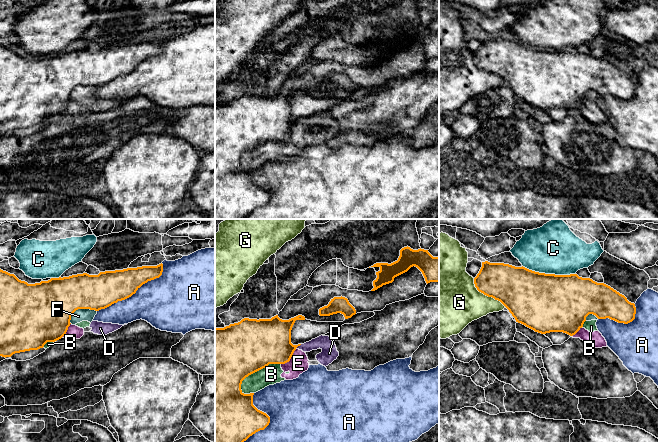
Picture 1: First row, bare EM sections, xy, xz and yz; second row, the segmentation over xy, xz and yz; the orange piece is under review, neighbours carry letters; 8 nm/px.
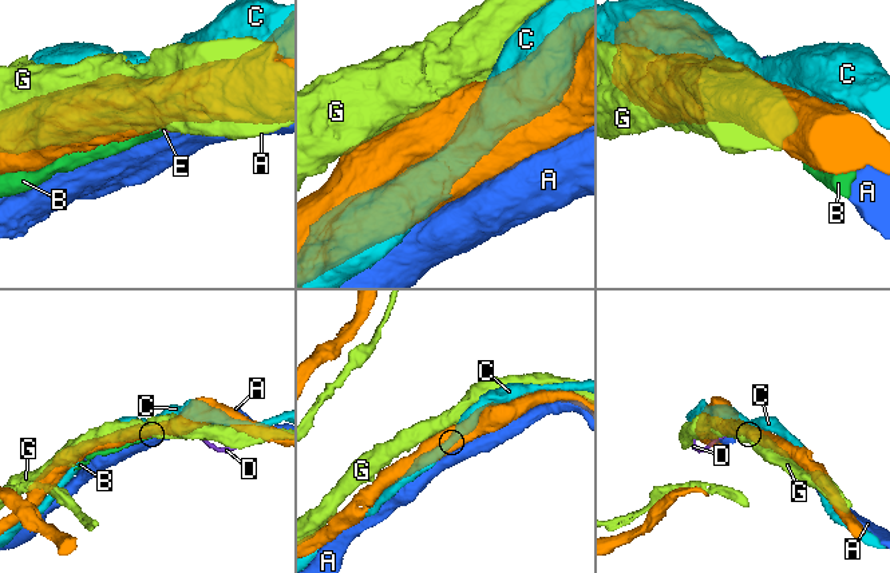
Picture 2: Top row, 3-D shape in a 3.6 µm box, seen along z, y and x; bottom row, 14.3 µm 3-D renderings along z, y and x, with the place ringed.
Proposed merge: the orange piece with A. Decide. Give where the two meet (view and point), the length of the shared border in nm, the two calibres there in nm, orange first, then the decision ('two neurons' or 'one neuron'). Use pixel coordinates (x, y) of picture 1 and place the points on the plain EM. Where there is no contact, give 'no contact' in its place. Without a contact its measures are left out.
contact xy (134, 69); length 650 nm; calibres 260 and 400 nm; two neurons

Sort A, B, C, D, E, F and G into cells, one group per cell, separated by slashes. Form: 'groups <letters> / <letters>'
groups A / B D E F / C / G

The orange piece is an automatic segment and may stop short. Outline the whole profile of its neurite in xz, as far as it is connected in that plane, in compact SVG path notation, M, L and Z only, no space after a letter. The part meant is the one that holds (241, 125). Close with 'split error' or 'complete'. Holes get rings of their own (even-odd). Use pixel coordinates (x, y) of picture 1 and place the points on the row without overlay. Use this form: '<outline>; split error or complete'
M278 91L271 95L244 94L224 104L215 104L215 219L243 219L269 201L270 193L253 181L254 169L244 170L241 160L246 153L269 140L285 140L290 137L296 124L301 121L291 119L291 106L296 96L305 96L305 93L298 91L289 96L282 96Z; complete

